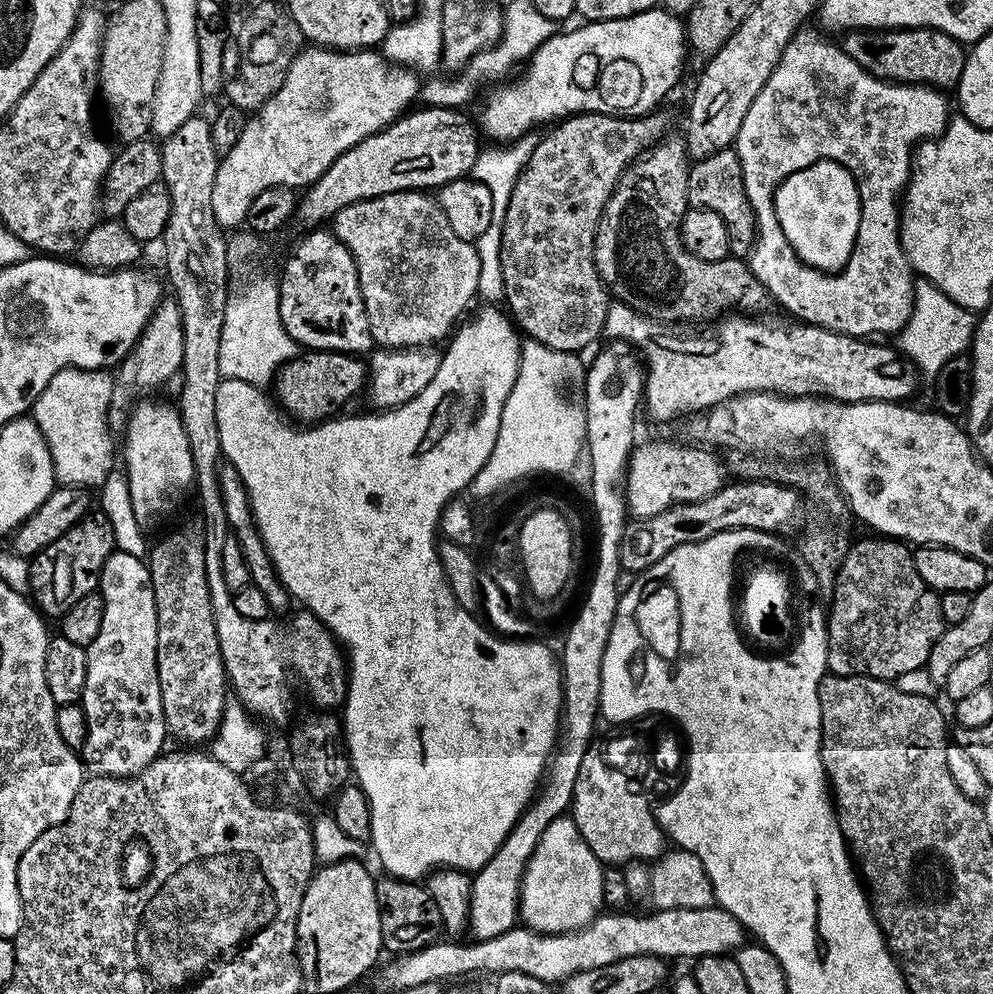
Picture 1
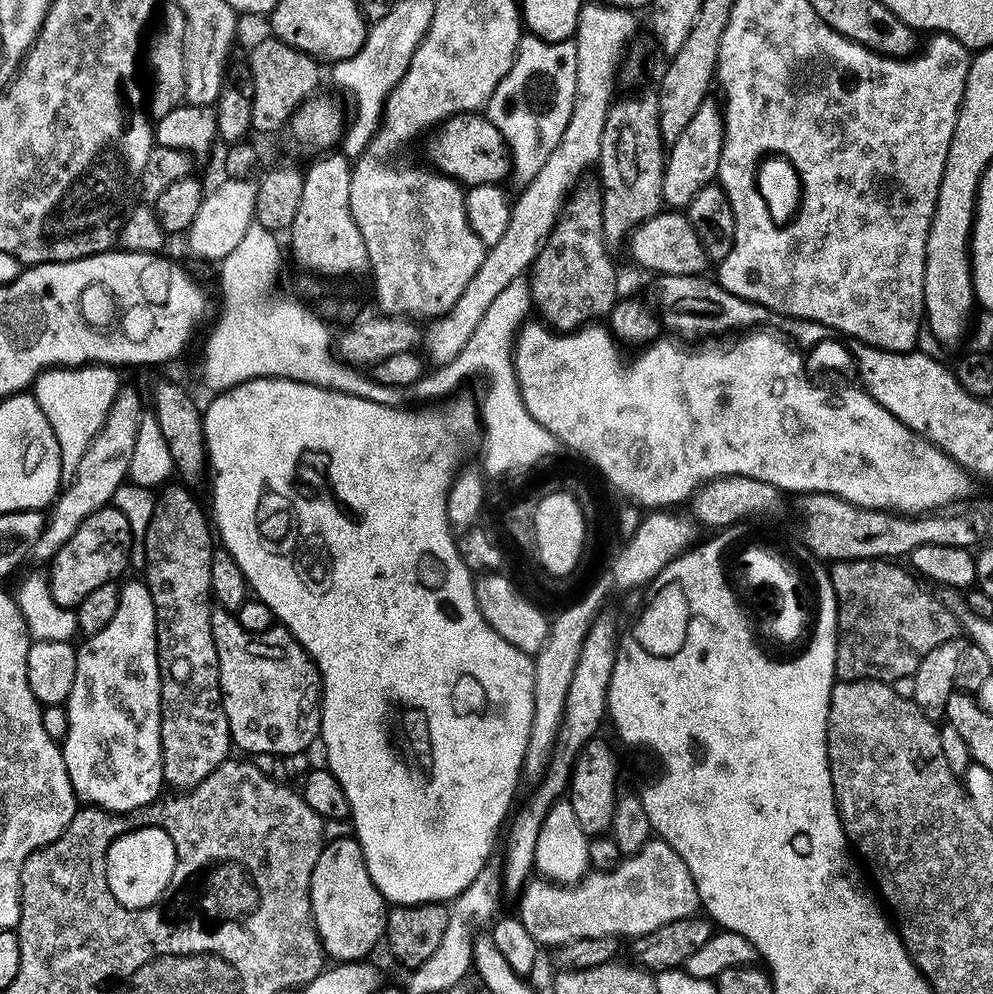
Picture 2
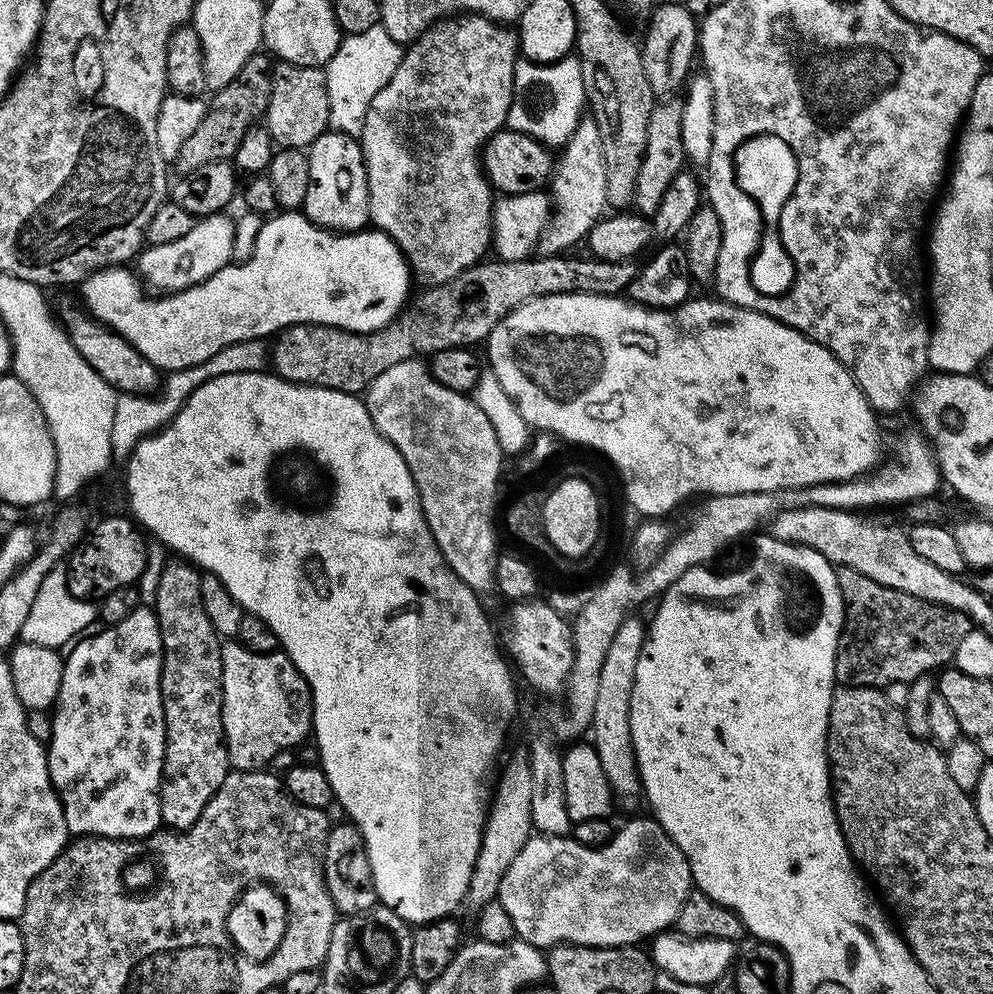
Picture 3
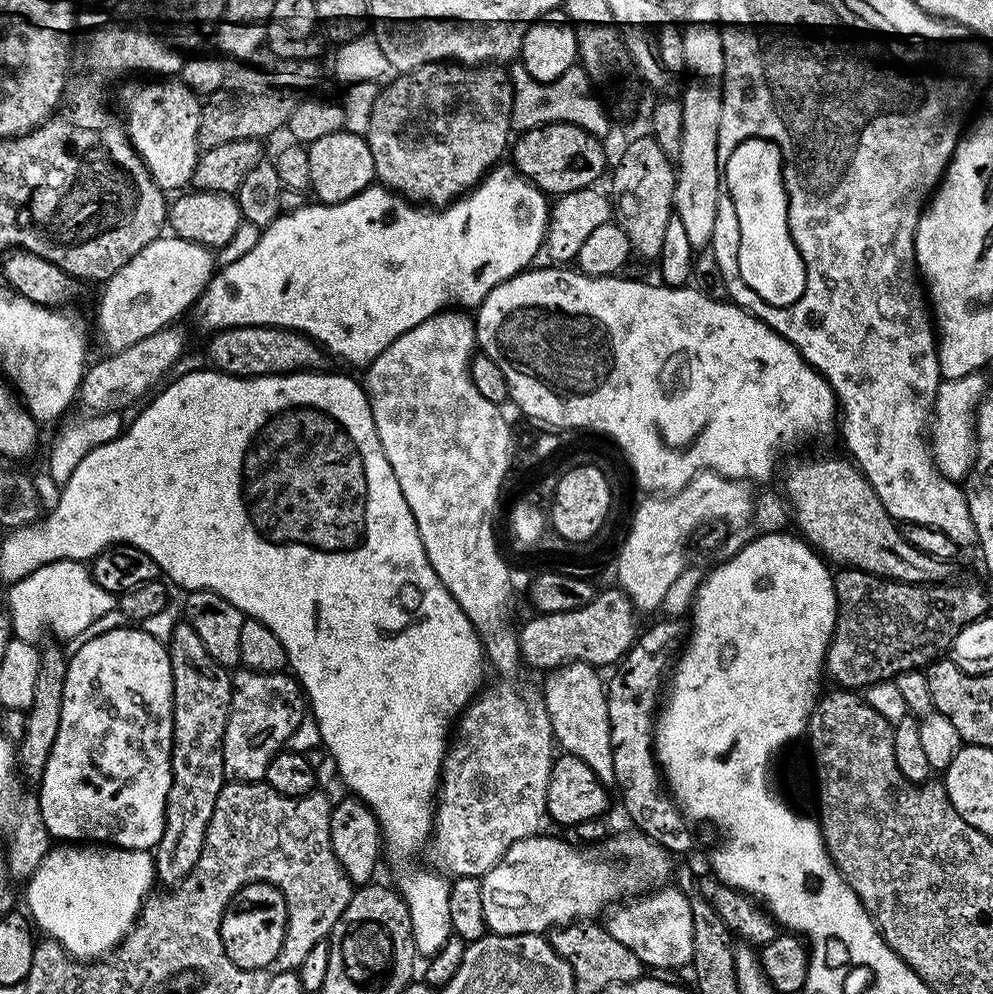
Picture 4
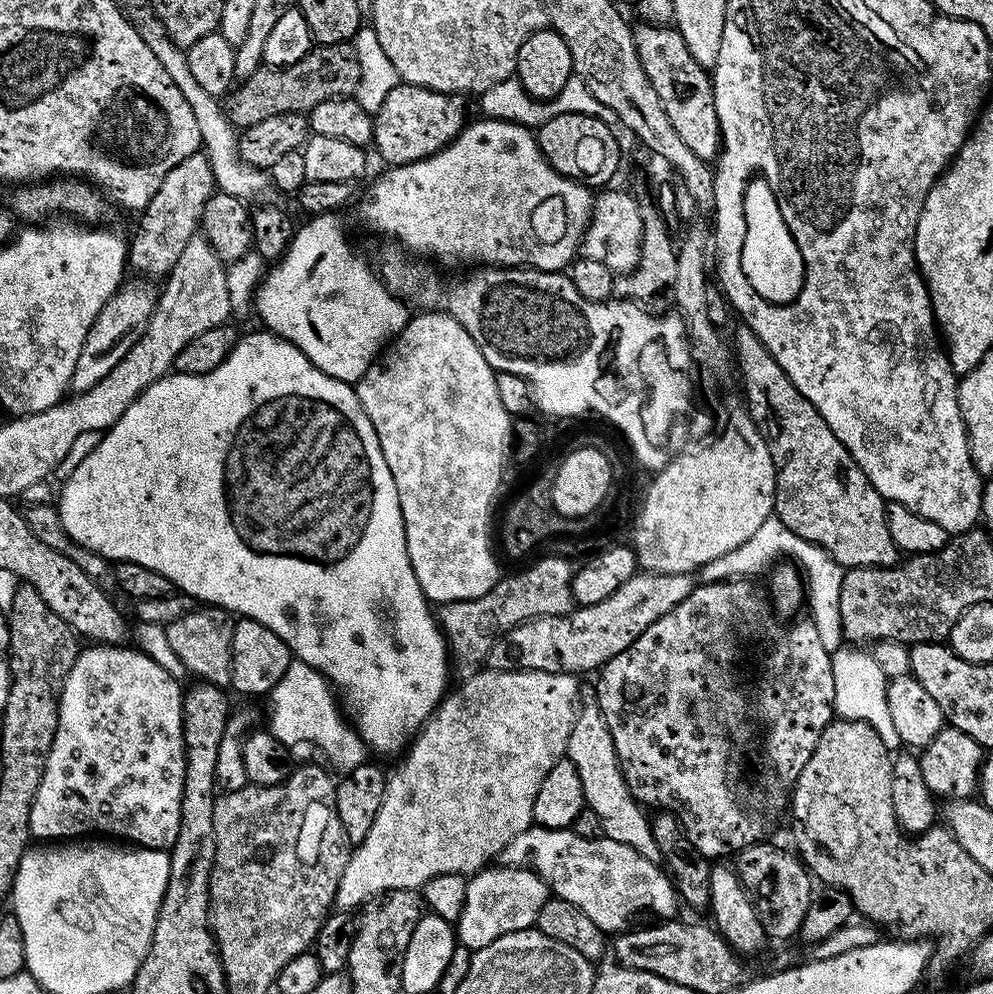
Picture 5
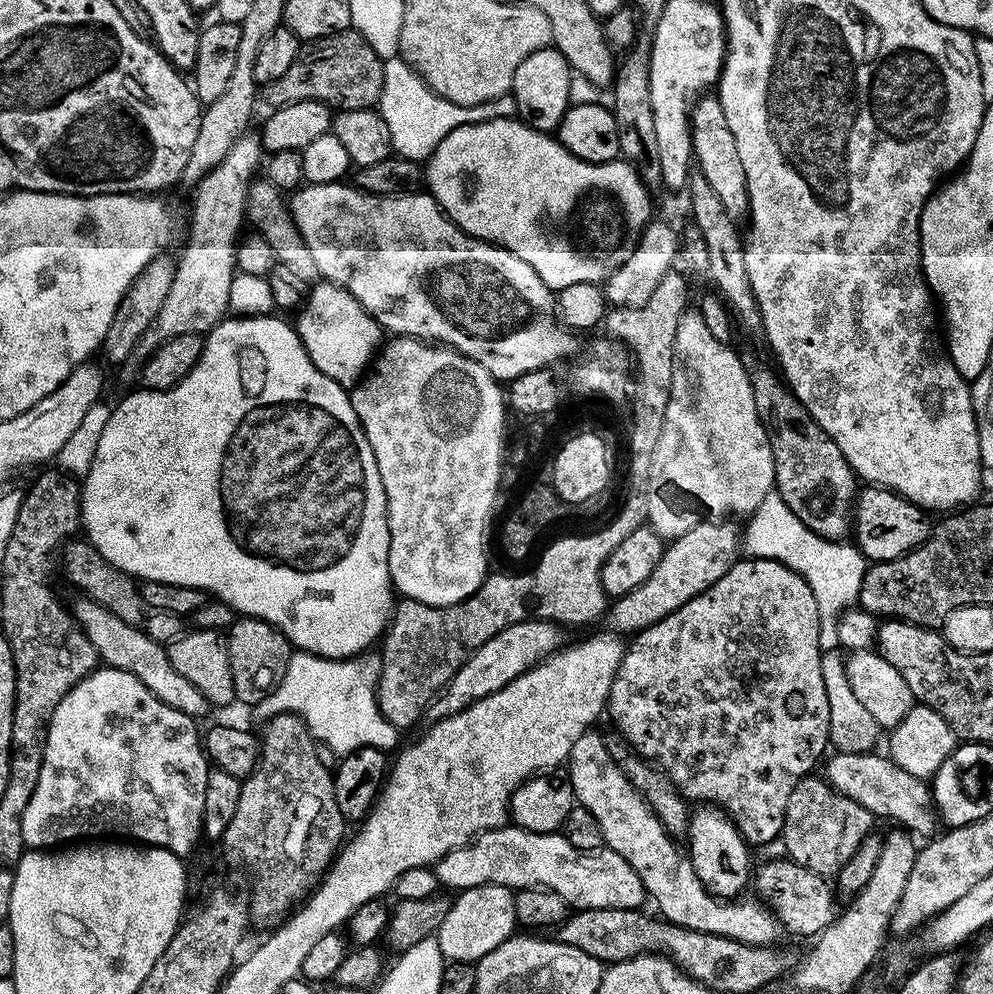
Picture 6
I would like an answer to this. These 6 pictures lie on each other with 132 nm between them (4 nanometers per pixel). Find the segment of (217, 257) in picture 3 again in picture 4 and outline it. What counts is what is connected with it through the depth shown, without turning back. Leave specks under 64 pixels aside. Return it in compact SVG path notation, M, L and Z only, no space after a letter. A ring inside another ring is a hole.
M161 234L150 246L142 246L122 270L103 285L100 309L96 312L96 328L109 353L120 352L134 342L142 342L150 334L169 327L188 307L195 305L212 281L214 252L201 244L186 242L171 234Z

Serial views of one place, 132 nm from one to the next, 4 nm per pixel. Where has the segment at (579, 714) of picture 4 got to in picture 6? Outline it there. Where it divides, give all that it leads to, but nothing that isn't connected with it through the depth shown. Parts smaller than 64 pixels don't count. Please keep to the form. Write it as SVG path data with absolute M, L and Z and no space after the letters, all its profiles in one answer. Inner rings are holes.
M589 730L582 734L582 738L578 738L578 742L574 742L566 761L566 775L576 795L576 804L590 810L590 814L594 814L598 826L602 826L605 845L610 850L622 854L622 858L626 858L626 862L630 862L630 866L634 866L634 874L638 874L638 878L642 878L642 886L647 899L656 903L657 910L655 909L655 911L663 919L682 926L686 930L718 934L743 944L772 946L779 941L776 939L782 936L780 922L763 900L759 898L721 900L712 896L706 890L706 886L702 886L687 851L673 840L672 835L662 826L662 822L658 822L658 818L652 813L647 802L640 797L638 790L634 790L634 786L630 786L618 761L610 754L608 741L603 735L600 737L596 730Z

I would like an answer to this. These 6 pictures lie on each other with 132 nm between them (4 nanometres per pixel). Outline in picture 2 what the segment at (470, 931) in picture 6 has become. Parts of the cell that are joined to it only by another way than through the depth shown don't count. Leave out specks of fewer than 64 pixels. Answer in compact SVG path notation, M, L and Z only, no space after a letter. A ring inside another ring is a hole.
M653 838L642 845L632 856L625 856L613 872L589 871L575 884L553 884L543 878L529 879L519 897L518 915L522 926L530 930L537 945L573 944L575 940L607 940L609 938L635 938L645 936L666 922L697 915L700 899L694 878L678 853L665 840Z

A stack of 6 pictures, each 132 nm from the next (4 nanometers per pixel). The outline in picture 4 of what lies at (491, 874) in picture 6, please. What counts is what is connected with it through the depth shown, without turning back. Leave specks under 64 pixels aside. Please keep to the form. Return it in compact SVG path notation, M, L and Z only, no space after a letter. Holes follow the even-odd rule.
M661 886L633 899L629 904L632 904L629 908L616 906L607 913L608 932L618 938L622 946L634 950L634 954L638 954L640 961L649 969L687 969L694 954L694 914L690 910L689 897L679 887Z

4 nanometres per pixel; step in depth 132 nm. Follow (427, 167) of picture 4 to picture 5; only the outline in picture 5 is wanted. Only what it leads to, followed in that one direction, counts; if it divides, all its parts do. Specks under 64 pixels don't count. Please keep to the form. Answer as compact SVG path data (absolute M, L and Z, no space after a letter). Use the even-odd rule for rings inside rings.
M403 82L396 84L374 114L374 149L388 166L409 164L433 156L466 127L464 100L463 95L447 96L445 92L435 92L422 86Z

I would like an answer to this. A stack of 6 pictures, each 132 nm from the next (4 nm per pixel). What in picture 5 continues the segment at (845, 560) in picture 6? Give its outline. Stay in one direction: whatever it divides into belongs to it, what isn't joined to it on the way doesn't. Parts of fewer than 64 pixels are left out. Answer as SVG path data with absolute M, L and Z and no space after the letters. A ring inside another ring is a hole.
M775 516L762 522L762 525L758 526L757 533L737 549L730 550L729 553L722 554L721 558L714 558L714 561L704 564L698 570L698 578L701 583L716 584L718 581L755 576L754 574L762 571L765 567L766 570L770 565L782 559L793 560L802 573L805 581L806 604L807 607L810 606L810 619L815 629L818 630L821 645L830 653L837 651L844 644L844 631L841 628L838 601L845 569L817 544L798 538Z

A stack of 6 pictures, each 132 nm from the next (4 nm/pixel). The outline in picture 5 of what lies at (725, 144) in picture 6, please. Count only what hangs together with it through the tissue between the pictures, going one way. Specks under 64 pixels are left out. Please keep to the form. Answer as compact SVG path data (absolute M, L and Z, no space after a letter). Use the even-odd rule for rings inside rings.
M637 23L632 30L634 46L650 85L654 86L675 133L682 138L687 149L698 158L712 162L720 154L720 123L714 106L714 90L709 69L694 62L682 34L672 26Z

